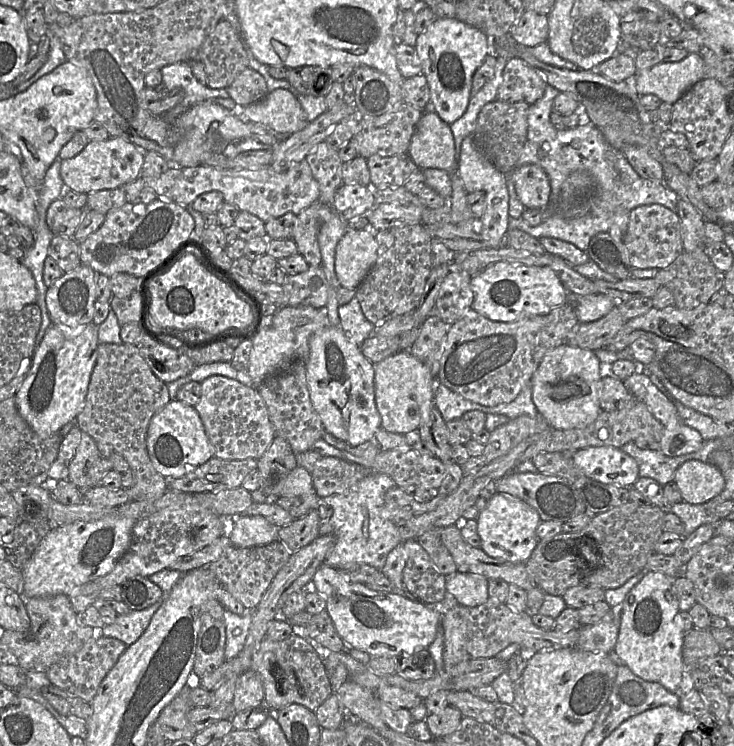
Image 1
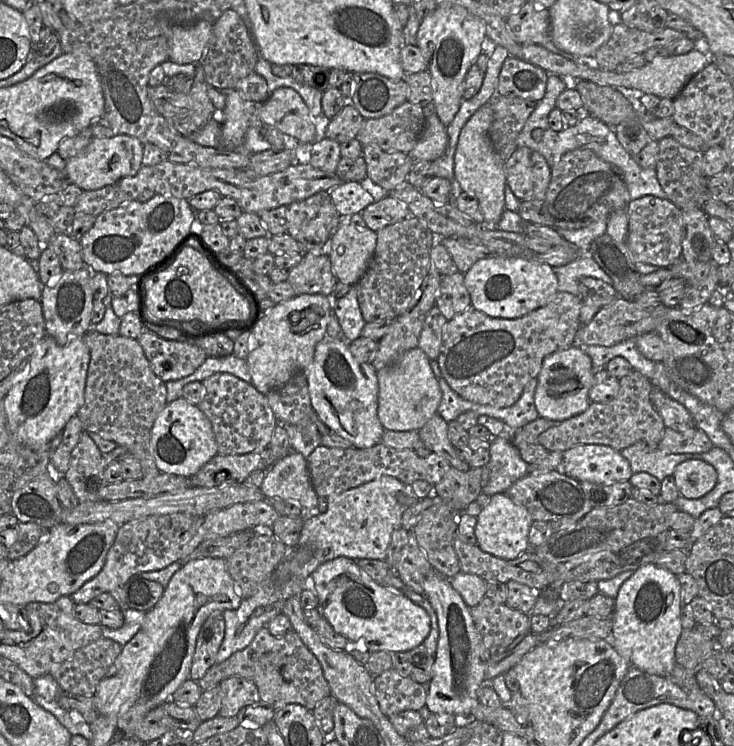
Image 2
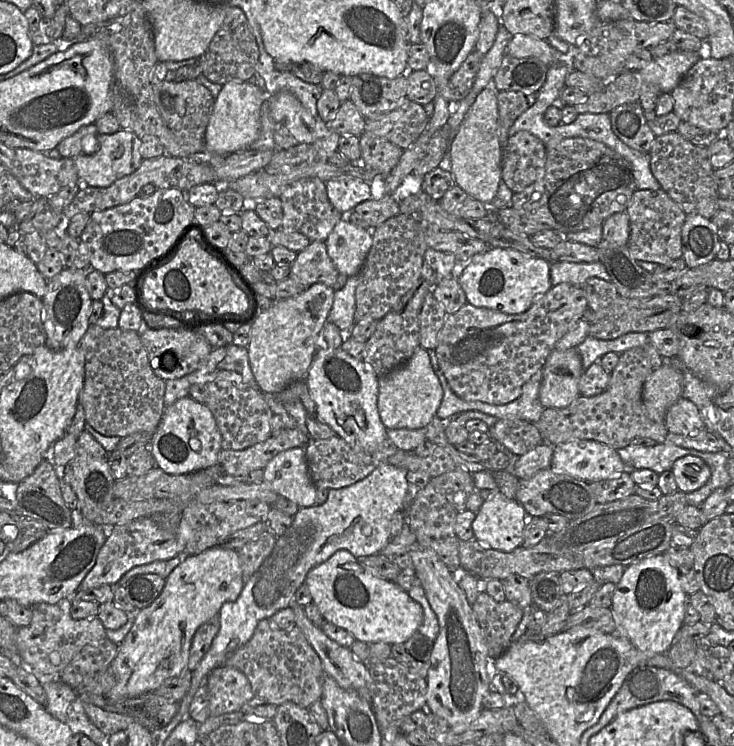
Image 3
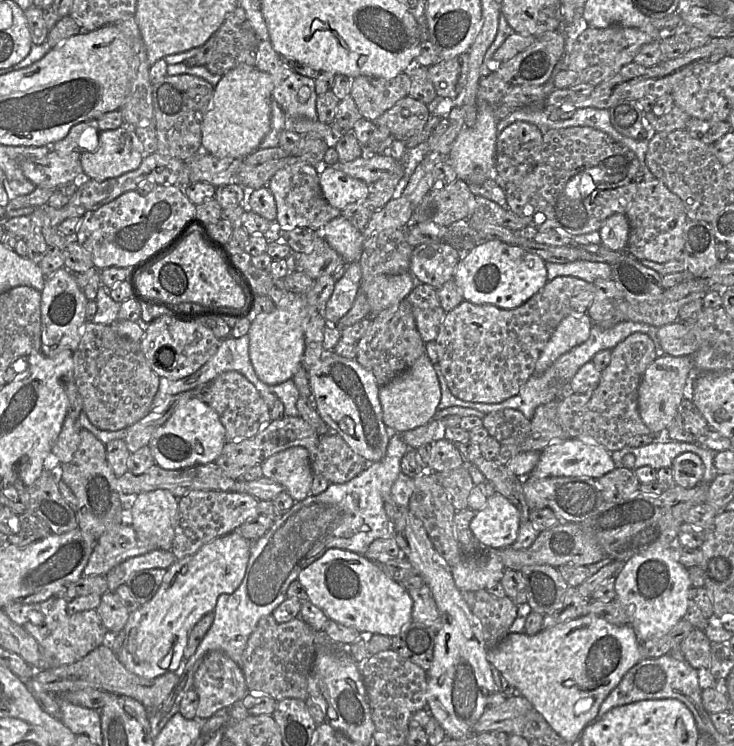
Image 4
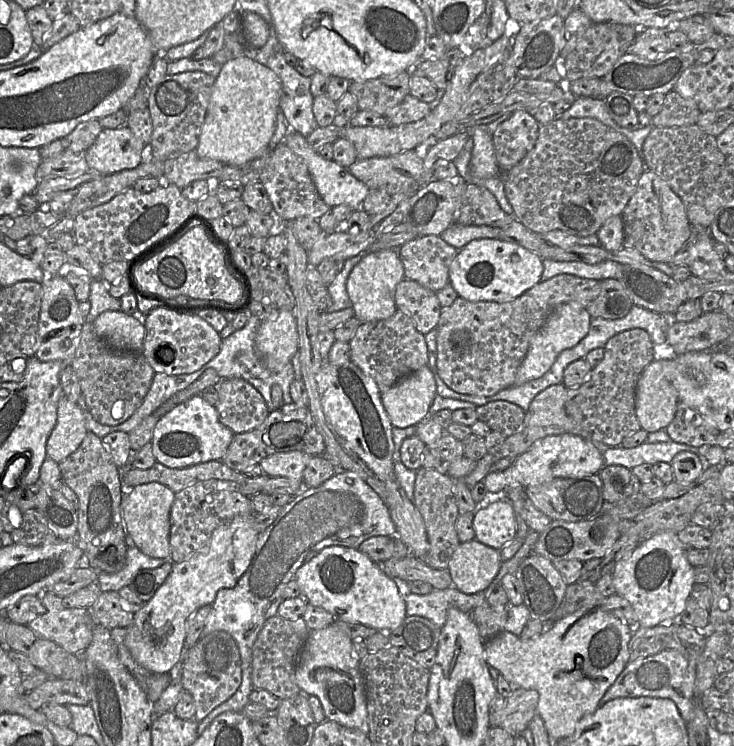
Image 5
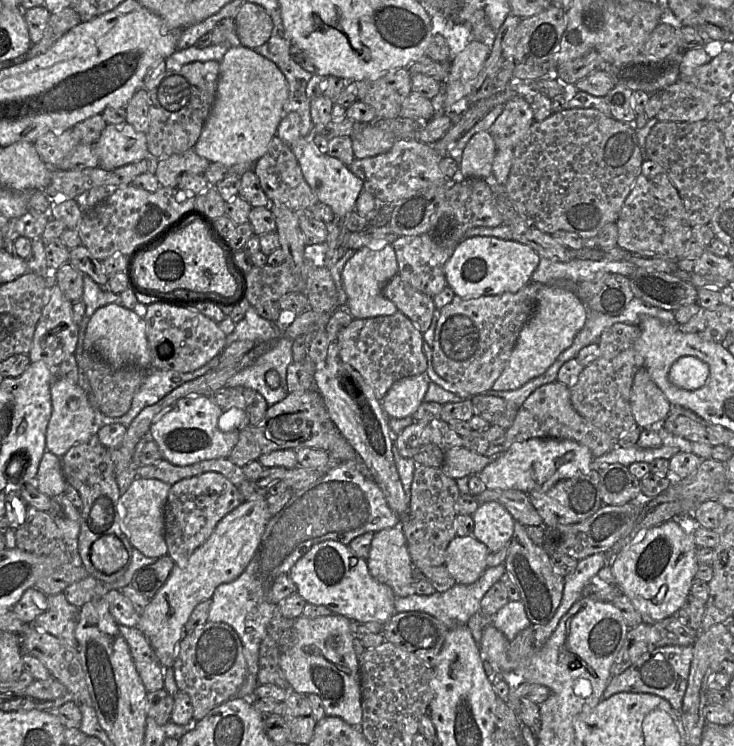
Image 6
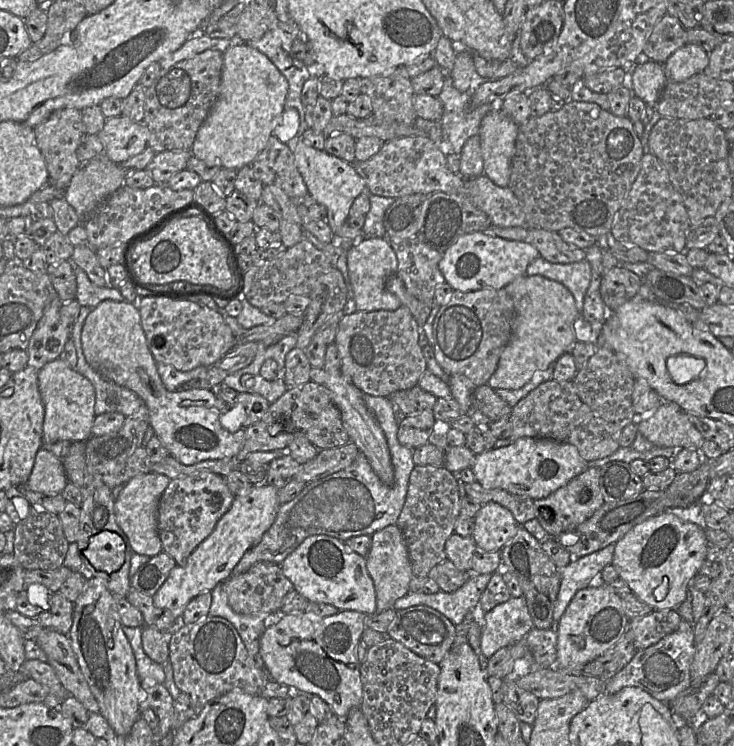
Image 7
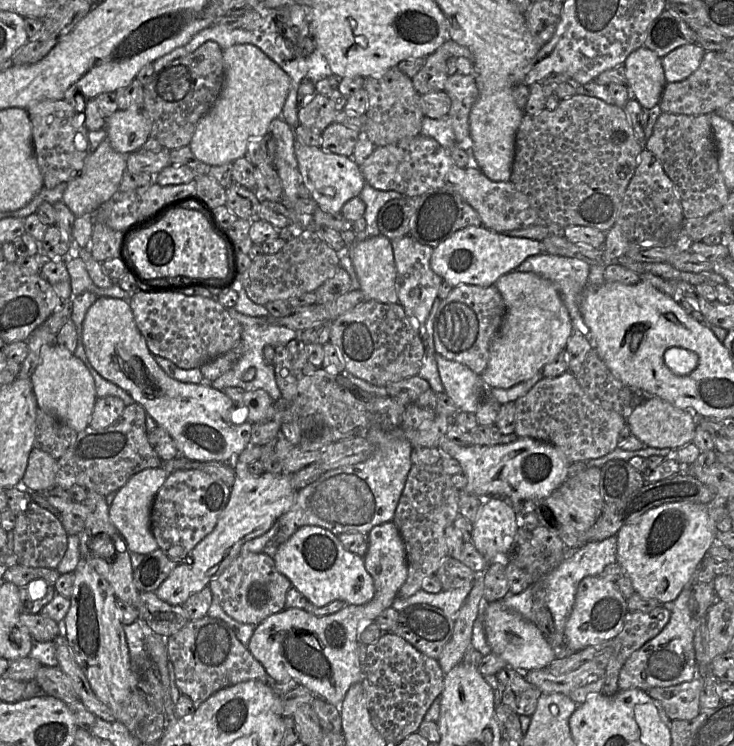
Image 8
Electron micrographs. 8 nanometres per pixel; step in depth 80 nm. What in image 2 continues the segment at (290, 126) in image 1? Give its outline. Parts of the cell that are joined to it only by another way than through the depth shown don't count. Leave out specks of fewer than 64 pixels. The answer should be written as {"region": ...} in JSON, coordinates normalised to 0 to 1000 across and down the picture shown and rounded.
{"region":[[[380,117],[360,137],[349,139],[350,154],[360,168],[376,172],[391,185],[401,185],[407,192],[429,190],[431,162],[424,158],[410,129],[398,118]]]}

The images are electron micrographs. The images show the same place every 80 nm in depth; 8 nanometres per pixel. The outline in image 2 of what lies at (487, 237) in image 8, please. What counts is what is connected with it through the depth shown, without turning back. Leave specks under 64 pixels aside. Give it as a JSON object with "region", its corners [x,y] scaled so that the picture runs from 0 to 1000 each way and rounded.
{"region":[[[674,343],[647,351],[632,367],[642,409],[673,426],[703,428],[744,410],[760,391],[755,359],[708,343]]]}

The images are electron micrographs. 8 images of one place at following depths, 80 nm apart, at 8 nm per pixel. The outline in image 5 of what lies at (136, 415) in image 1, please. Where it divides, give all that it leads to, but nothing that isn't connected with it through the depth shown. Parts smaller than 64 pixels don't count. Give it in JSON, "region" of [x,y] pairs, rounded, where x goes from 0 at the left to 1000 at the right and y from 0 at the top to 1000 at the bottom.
{"region":[[[127,434],[112,437],[108,460],[95,485],[102,497],[120,550],[140,570],[157,571],[172,564],[193,542],[200,529],[210,496],[192,473],[161,471],[135,453]]]}

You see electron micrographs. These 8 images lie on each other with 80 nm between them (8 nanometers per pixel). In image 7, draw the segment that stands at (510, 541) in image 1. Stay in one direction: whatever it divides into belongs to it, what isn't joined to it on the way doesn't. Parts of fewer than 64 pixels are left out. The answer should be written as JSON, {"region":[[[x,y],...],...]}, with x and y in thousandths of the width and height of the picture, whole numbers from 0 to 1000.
{"region":[[[674,673],[657,677],[644,697],[643,721],[651,736],[663,740],[680,740],[707,705],[696,685]]]}

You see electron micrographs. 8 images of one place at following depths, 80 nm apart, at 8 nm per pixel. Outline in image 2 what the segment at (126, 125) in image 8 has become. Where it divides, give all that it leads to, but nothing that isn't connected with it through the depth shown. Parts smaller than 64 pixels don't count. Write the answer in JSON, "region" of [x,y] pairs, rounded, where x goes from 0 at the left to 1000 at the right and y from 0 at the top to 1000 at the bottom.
{"region":[[[158,180],[149,185],[127,184],[104,209],[90,214],[87,233],[94,245],[112,255],[132,255],[155,247],[169,237],[187,233],[193,224],[195,193],[184,184]]]}

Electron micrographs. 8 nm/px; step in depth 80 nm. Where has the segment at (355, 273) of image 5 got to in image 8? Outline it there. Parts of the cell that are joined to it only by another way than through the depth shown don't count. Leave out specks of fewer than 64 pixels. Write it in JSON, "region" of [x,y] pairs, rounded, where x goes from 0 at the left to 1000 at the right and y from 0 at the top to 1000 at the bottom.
{"region":[[[522,315],[473,328],[497,402],[542,406],[541,361],[534,324]]]}

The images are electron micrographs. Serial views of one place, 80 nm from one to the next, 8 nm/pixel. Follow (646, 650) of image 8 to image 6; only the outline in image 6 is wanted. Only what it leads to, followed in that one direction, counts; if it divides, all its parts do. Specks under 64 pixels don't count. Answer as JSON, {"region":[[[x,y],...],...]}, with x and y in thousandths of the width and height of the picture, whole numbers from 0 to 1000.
{"region":[[[909,865],[886,871],[875,877],[851,899],[832,909],[820,937],[827,937],[845,928],[884,929],[907,937],[926,957],[937,920],[943,883],[944,866]]]}

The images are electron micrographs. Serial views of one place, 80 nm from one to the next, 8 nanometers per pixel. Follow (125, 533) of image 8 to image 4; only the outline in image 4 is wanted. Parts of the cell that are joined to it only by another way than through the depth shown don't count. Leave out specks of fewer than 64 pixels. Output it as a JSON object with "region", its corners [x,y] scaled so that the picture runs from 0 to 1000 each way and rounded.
{"region":[[[214,655],[183,666],[172,701],[180,704],[191,721],[208,728],[208,736],[233,737],[243,689],[243,669],[228,657]]]}

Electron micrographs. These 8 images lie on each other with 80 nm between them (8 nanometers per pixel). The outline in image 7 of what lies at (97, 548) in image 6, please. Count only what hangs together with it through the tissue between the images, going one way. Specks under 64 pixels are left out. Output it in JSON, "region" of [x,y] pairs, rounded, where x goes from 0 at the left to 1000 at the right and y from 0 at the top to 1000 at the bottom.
{"region":[[[139,712],[123,721],[116,745],[132,765],[161,765],[170,752],[170,728],[157,713]]]}

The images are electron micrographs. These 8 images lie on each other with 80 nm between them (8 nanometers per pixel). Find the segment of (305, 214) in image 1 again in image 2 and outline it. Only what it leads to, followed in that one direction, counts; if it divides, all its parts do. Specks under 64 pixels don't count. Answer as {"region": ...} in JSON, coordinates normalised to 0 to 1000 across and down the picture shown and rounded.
{"region":[[[432,257],[391,277],[391,312],[407,326],[410,339],[443,339],[448,343],[447,322],[466,294],[455,276],[450,257]]]}

